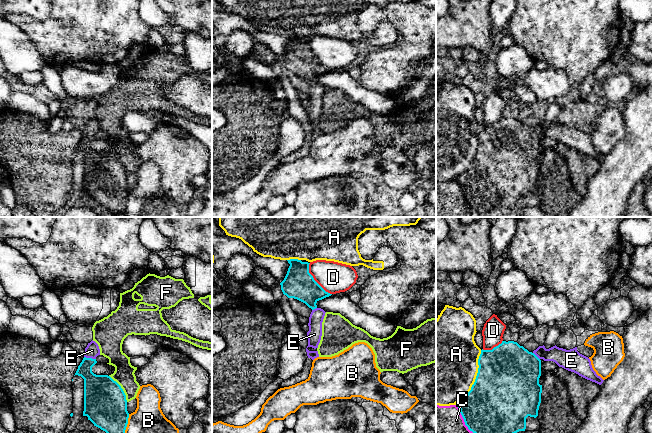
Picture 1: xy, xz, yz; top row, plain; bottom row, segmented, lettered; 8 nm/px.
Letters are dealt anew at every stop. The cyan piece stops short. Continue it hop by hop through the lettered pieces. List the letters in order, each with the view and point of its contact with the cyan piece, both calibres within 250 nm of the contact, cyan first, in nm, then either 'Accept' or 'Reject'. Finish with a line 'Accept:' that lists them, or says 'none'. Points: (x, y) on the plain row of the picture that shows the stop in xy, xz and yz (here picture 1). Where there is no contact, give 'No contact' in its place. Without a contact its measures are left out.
A: Touches cyan at yz (476, 153). Thickness 500 nm (cyan) against 500 nm. Reject
B: Touches cyan at xy (126, 201). Thickness 340 nm (cyan) against 420 nm. Reject
C: Touches cyan at yz (465, 200). Thickness 480 nm (cyan) against 500 nm. Reject
D: Touches cyan at xz (314, 56). Thickness 240 nm (cyan) against 240 nm. Reject
E: Touches cyan at xy (90, 134). Thickness 220 nm (cyan) against 120 nm. Accept
F: Touches cyan at xy (121, 164). Thickness 340 nm (cyan) against 160 nm. Reject
Accept: E

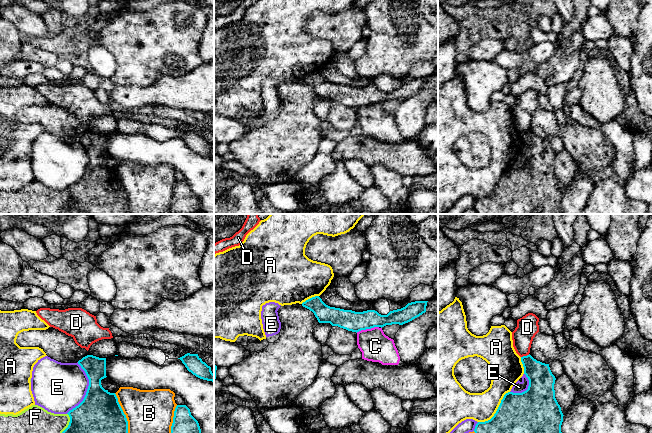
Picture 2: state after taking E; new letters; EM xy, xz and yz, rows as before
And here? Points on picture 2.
A: Touches cyan at yz (497, 186). Thickness 500 nm (cyan) against 240 nm. Reject
B: Touches cyan at xy (125, 191). Thickness 480 nm (cyan) against 380 nm. Reject
C: Touches cyan at xz (367, 104). Thickness 160 nm (cyan) against 240 nm. Reject
D: Touches cyan at yz (525, 132). Thickness 200 nm (cyan) against 180 nm. Reject
E: Touches cyan at xy (87, 165). Thickness 380 nm (cyan) against 400 nm. Reject
F: Touches cyan at xy (68, 201). Thickness 500 nm (cyan) against 360 nm. Reject
Accept: none

